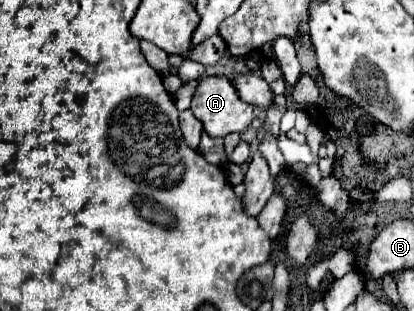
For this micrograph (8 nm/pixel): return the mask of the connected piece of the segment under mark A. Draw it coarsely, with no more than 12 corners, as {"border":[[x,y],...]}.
{"border":[[204,77],[192,113],[210,137],[242,133],[252,123],[228,77]]}

